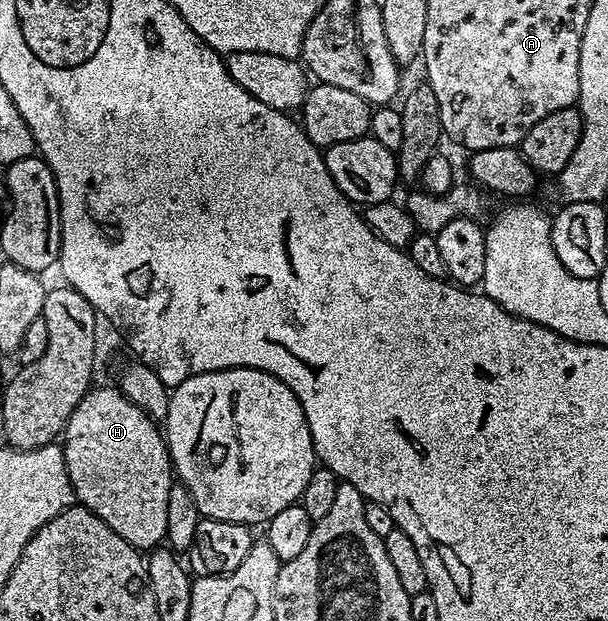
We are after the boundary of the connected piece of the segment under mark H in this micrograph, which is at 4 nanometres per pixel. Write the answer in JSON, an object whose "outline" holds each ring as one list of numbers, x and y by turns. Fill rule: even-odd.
{"outline":[[93,386,84,394,82,401,78,401,74,413,70,413,62,436,64,464,79,506,93,511,131,547,148,553,165,542,167,502,174,484,172,458,168,456,168,445,157,420,134,405,134,401,125,397,123,391,112,387]]}

